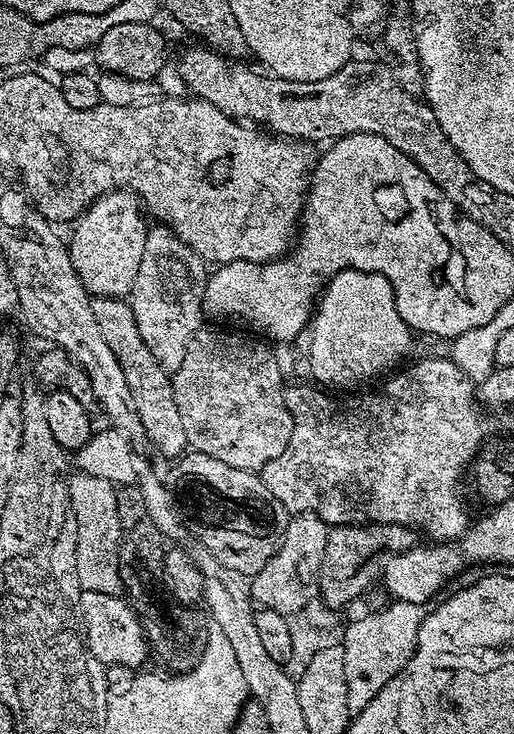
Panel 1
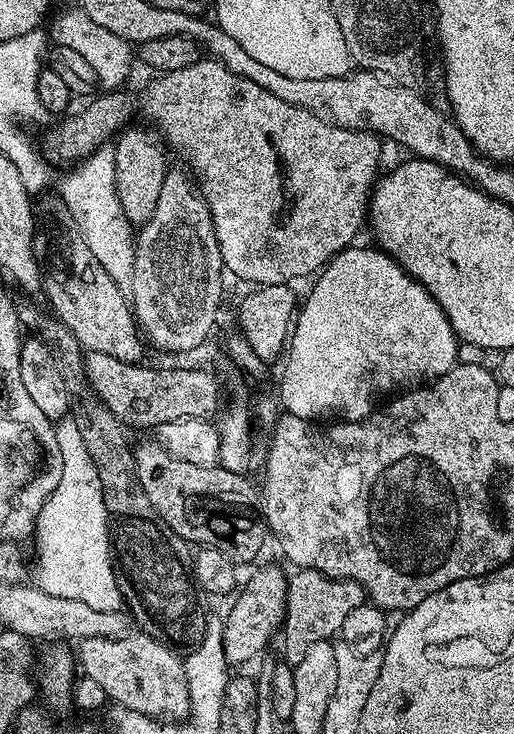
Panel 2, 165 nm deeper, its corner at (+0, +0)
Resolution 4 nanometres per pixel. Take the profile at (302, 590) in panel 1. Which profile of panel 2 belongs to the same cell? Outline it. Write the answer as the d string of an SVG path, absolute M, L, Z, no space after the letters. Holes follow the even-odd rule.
M268 564L260 568L248 581L243 581L242 587L235 593L236 601L228 612L228 620L223 621L224 633L222 634L222 646L225 650L225 658L229 665L244 664L252 660L272 640L272 635L281 631L285 613L288 611L288 576L276 564Z

